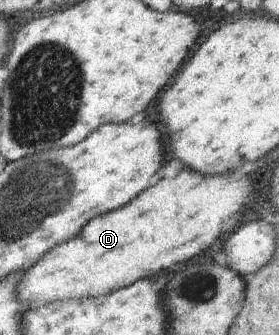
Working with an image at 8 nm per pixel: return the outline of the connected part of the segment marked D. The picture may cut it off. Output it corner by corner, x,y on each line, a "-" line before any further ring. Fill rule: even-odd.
183,168
176,177
160,179
158,185
149,186
123,207
90,219
80,235
48,251
48,255
24,270
20,287
16,287
16,297
30,305
97,298
128,287
148,275
156,275
174,263
192,259
194,255
206,251
222,235
222,221
228,217
238,219
244,213
246,205
252,201
252,193
254,185
252,181
248,183
248,177
232,179
230,172
216,177
200,177
198,173

